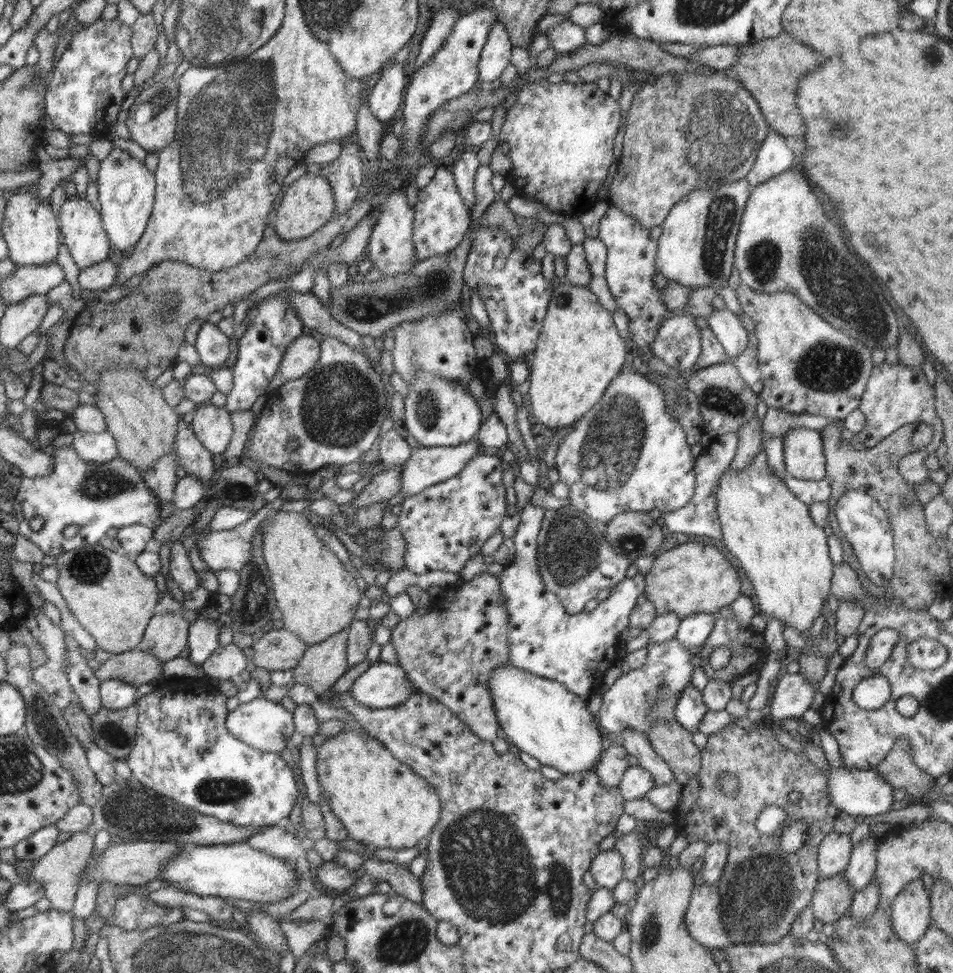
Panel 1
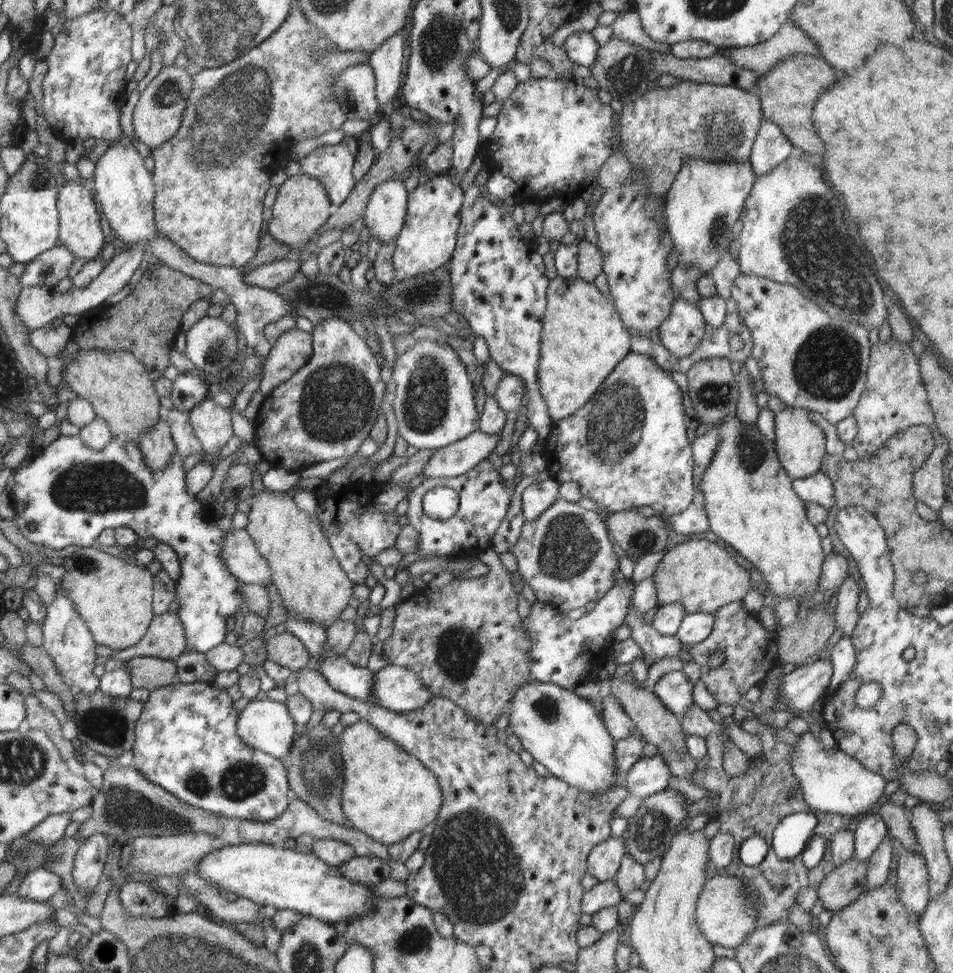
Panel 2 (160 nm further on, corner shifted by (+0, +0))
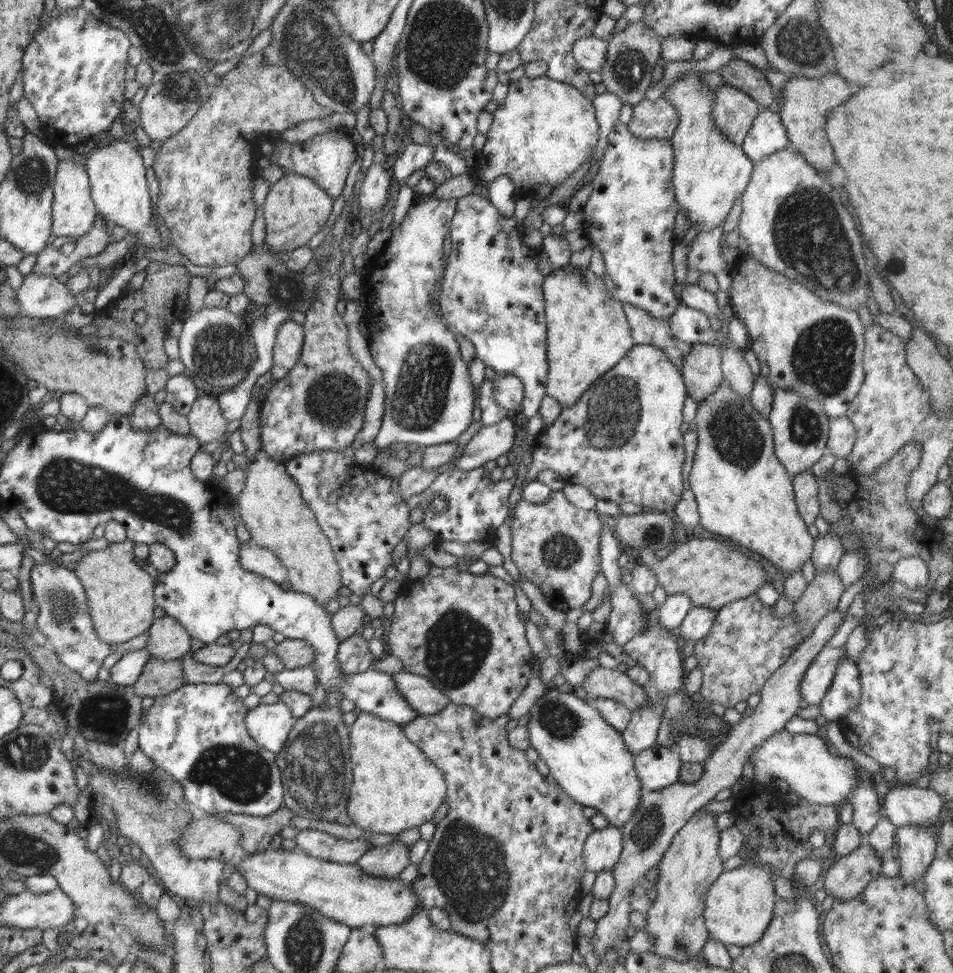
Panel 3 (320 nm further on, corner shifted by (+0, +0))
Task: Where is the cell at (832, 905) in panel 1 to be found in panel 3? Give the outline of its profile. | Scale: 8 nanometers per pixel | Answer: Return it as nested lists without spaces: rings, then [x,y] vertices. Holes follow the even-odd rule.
[[[865,842],[850,854],[835,858],[835,863],[824,874],[823,888],[834,899],[854,898],[881,874],[881,867],[879,854]]]

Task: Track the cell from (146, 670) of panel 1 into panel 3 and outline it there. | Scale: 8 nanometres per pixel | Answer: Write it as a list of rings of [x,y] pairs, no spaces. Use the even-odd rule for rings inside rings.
[[[151,657],[132,688],[137,696],[156,699],[174,693],[184,684],[182,659],[164,661]]]

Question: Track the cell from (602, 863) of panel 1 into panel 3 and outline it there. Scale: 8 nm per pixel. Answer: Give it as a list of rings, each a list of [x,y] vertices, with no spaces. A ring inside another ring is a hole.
[[[608,827],[592,831],[584,841],[583,859],[585,870],[592,872],[611,871],[623,849],[619,827]]]

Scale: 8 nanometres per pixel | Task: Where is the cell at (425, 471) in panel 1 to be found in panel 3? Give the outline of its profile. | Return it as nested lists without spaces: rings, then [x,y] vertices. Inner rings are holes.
[[[507,416],[493,425],[483,425],[467,443],[465,450],[455,462],[455,456],[448,463],[460,470],[474,470],[488,461],[497,460],[514,446],[514,425]]]

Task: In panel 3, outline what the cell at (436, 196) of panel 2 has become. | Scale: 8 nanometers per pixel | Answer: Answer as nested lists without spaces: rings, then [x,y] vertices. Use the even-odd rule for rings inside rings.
[[[418,194],[414,200],[416,204],[412,205],[406,214],[406,217],[402,220],[402,224],[398,228],[393,230],[391,238],[386,244],[386,248],[382,252],[378,252],[376,256],[372,259],[371,263],[366,265],[366,268],[369,270],[367,274],[362,278],[363,287],[362,290],[365,294],[373,295],[371,300],[372,304],[364,306],[364,316],[363,321],[368,327],[373,329],[371,337],[368,338],[369,350],[372,356],[372,360],[376,363],[376,366],[382,370],[383,374],[383,387],[385,388],[386,393],[386,402],[384,402],[384,416],[383,421],[374,438],[374,446],[376,448],[386,448],[386,446],[391,446],[396,442],[406,442],[408,444],[419,444],[421,448],[439,445],[444,443],[454,443],[456,441],[461,441],[463,432],[470,426],[473,422],[472,420],[472,409],[474,406],[474,387],[472,381],[470,380],[470,375],[468,373],[468,363],[464,361],[460,355],[460,349],[458,342],[455,338],[455,331],[448,329],[447,325],[440,317],[439,306],[432,306],[433,296],[436,292],[436,284],[443,280],[443,272],[445,268],[442,266],[444,263],[447,263],[443,260],[444,250],[443,243],[445,237],[451,230],[452,218],[455,216],[457,208],[457,200],[438,200],[435,198],[435,194],[424,195]]]

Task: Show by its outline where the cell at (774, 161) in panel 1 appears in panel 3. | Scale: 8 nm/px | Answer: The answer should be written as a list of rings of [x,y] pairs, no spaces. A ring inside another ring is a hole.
[[[762,107],[752,126],[741,142],[741,149],[752,159],[760,162],[769,154],[790,146],[781,116],[774,108]]]

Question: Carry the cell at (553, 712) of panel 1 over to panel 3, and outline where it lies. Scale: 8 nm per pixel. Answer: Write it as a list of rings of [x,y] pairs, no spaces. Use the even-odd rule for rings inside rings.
[[[549,687],[544,695],[536,700],[530,709],[528,724],[526,726],[530,746],[534,747],[539,758],[549,766],[549,773],[560,784],[560,787],[574,801],[584,807],[596,809],[613,827],[622,827],[633,816],[640,805],[641,782],[636,774],[635,757],[617,732],[604,721],[591,701],[586,700],[579,692],[562,694],[555,687]]]

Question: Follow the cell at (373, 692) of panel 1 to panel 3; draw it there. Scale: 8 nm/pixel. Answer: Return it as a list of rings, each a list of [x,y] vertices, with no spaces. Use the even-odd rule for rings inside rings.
[[[401,670],[390,676],[394,682],[394,690],[400,694],[406,704],[414,709],[419,716],[442,713],[448,705],[448,698],[419,674]]]

